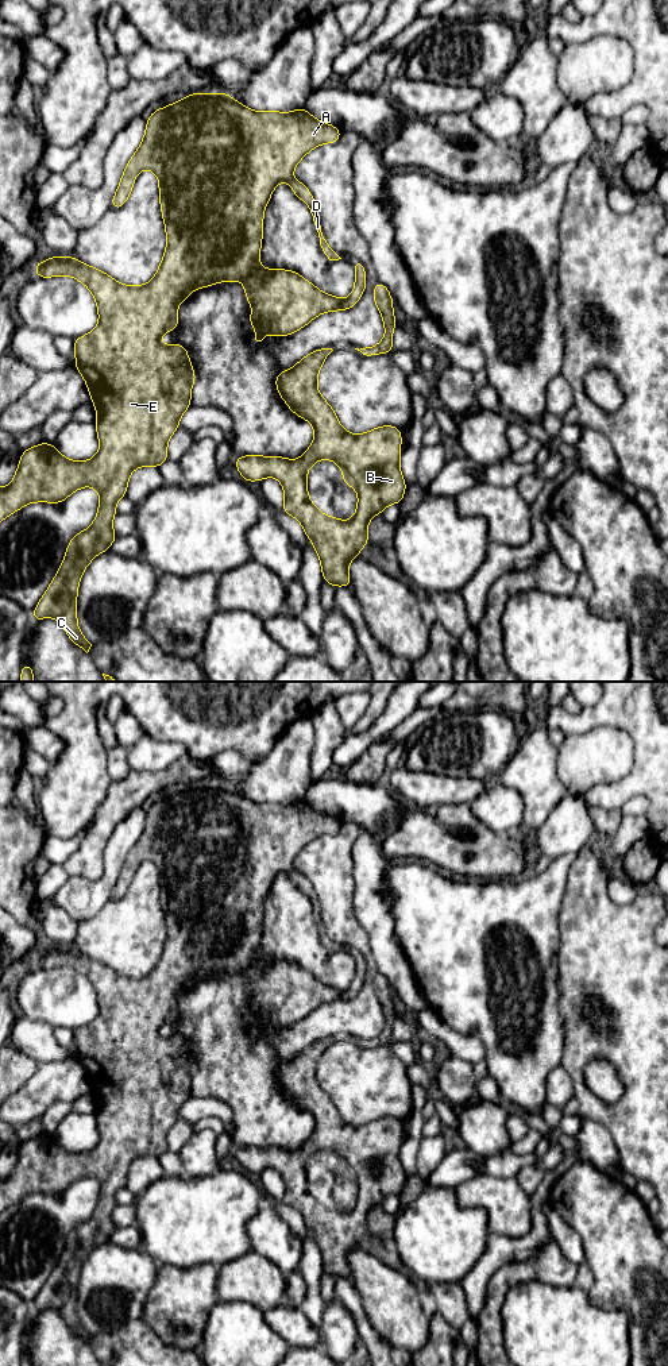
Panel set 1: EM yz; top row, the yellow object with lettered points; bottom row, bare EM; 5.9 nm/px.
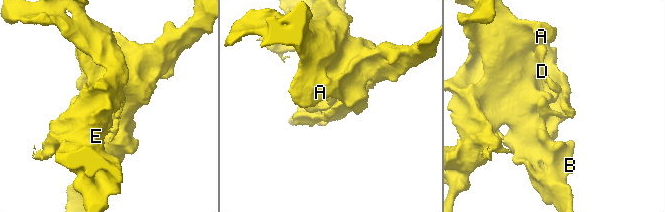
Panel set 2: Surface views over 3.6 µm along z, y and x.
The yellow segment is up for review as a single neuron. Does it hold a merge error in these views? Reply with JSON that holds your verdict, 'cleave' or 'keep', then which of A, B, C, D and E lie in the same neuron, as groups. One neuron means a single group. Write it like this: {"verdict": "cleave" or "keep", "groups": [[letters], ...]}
{"verdict": "keep", "groups": [["A", "B", "C", "D", "E"]]}

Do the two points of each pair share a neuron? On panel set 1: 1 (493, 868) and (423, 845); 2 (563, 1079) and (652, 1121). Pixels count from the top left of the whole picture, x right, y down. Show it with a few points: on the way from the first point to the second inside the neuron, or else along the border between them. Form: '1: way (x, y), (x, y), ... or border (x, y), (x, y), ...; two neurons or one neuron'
1: way (475, 851), (464, 845), (440, 845); one neuron
2: border (560, 1065), (570, 1076), (574, 1096); two neurons

